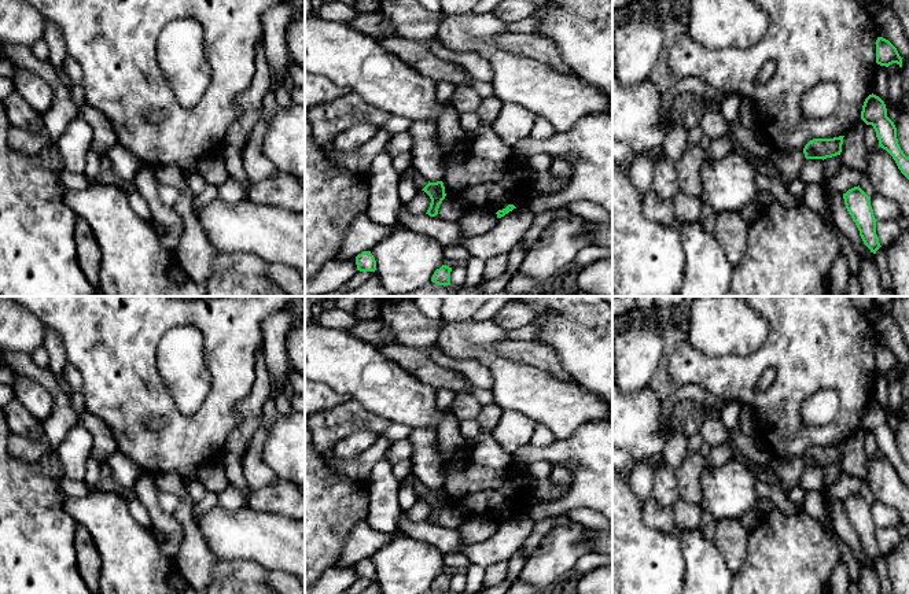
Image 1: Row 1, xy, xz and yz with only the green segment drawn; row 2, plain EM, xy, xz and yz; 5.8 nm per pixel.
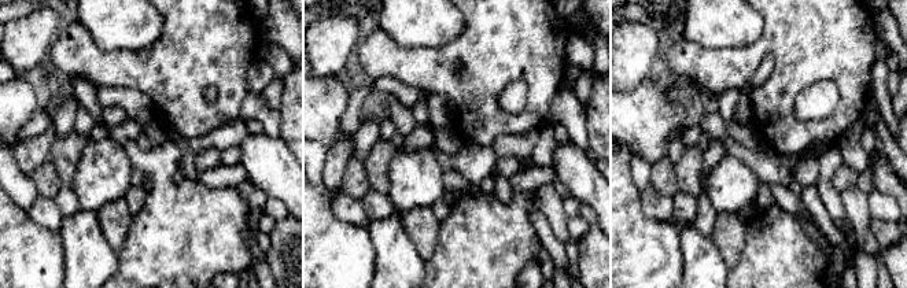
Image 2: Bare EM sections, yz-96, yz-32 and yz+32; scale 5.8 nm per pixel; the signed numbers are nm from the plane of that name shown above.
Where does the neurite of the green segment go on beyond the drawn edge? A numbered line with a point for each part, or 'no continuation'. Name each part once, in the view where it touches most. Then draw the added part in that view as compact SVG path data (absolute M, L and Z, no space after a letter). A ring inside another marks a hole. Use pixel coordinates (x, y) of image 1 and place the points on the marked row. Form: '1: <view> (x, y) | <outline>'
no continuation

